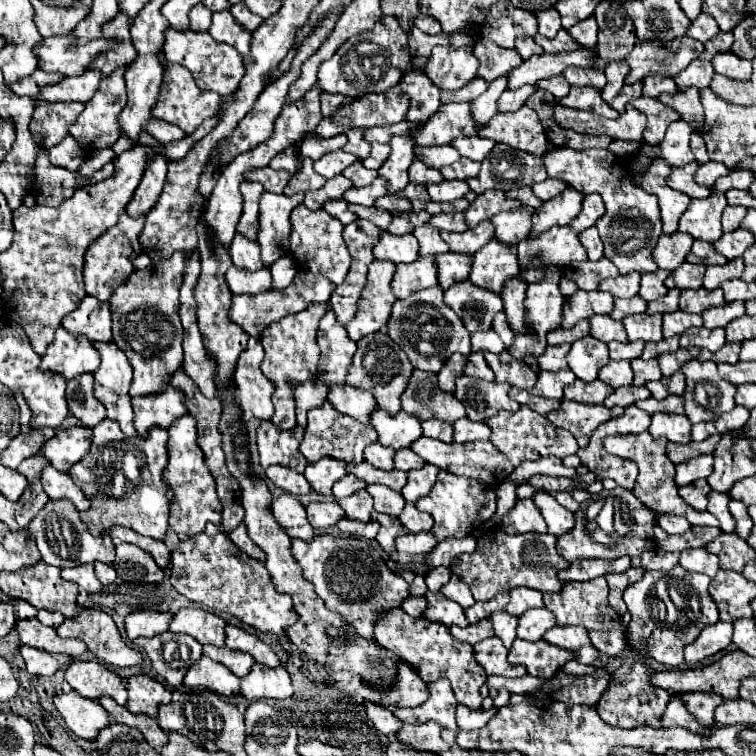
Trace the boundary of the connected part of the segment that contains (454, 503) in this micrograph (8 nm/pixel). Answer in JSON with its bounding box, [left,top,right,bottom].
[416,470,496,542]

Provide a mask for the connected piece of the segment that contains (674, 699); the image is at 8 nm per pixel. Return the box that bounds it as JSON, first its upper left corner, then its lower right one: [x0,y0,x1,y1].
[660,694,714,736]

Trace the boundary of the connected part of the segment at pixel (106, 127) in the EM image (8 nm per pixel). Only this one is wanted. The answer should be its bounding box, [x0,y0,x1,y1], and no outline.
[70,68,126,148]

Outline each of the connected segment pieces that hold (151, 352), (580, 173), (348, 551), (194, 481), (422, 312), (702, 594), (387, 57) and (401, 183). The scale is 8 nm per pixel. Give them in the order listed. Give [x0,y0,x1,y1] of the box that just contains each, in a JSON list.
[[112,252,190,396],[544,148,662,274],[292,534,408,638],[164,414,220,536],[386,286,470,372],[624,566,718,666],[318,16,412,98],[378,134,416,194]]

